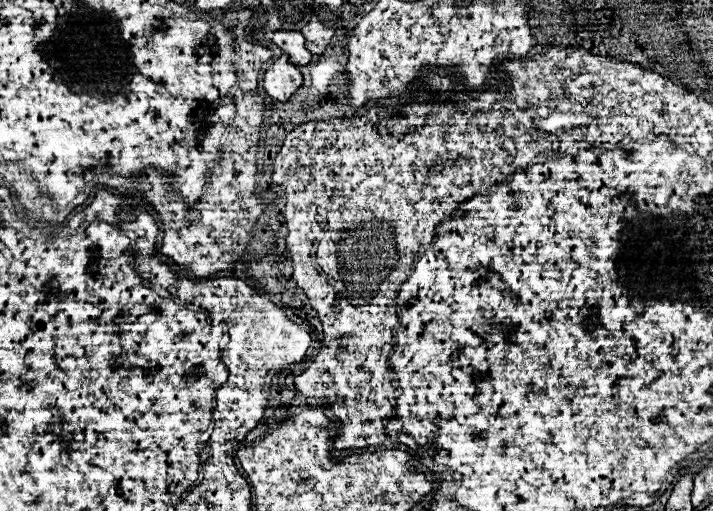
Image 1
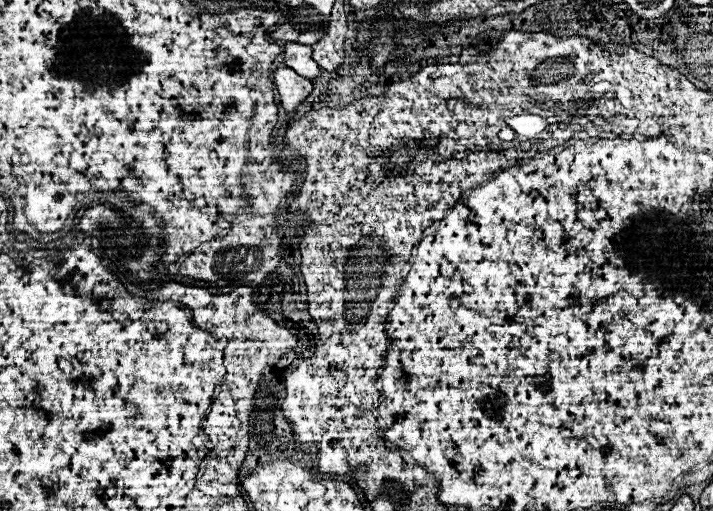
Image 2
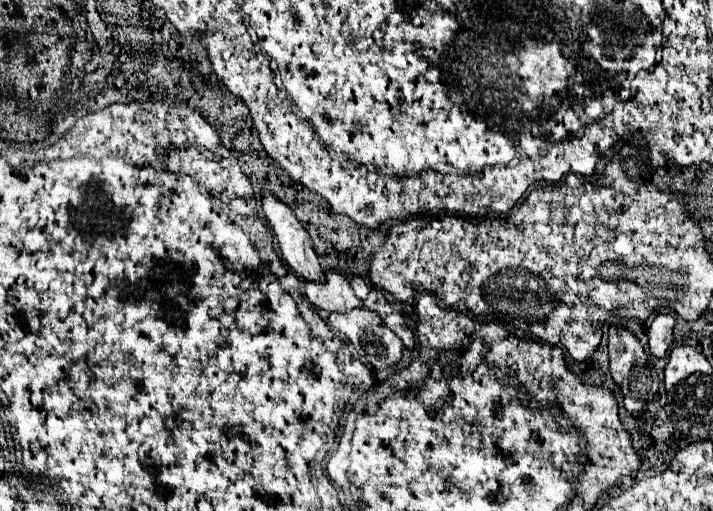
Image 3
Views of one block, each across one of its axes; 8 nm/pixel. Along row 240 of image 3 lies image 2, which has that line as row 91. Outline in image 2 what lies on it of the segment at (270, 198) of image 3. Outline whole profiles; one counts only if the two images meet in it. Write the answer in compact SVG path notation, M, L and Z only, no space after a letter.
M278 66L274 72L274 82L280 94L280 102L286 112L292 112L298 104L302 104L310 92L312 92L312 82L298 76L294 70L288 66Z

